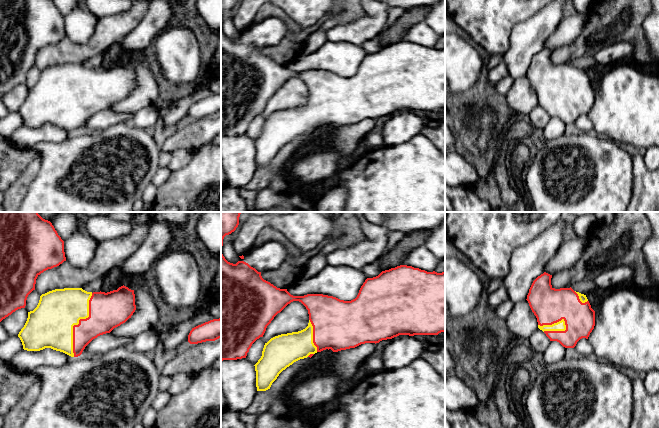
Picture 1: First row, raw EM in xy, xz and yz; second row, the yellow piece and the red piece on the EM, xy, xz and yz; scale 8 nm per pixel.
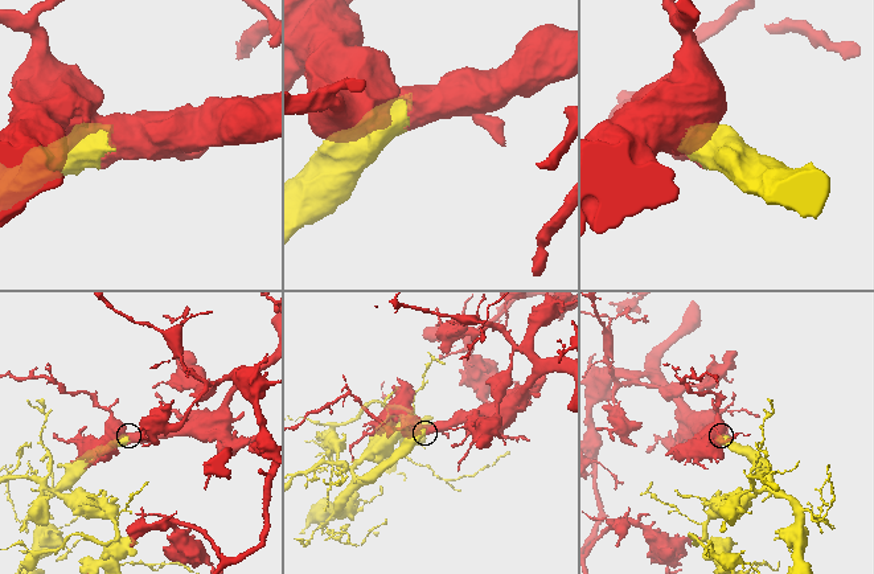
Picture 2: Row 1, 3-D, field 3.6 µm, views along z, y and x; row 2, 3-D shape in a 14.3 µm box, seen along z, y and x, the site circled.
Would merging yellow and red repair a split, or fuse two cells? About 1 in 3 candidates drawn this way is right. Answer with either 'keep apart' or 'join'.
join

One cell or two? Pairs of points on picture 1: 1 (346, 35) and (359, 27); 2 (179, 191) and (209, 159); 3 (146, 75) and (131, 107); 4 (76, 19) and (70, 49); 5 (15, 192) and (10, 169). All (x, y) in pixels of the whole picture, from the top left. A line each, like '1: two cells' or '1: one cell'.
1: one cell
2: one cell
3: one cell
4: two cells
5: two cells

